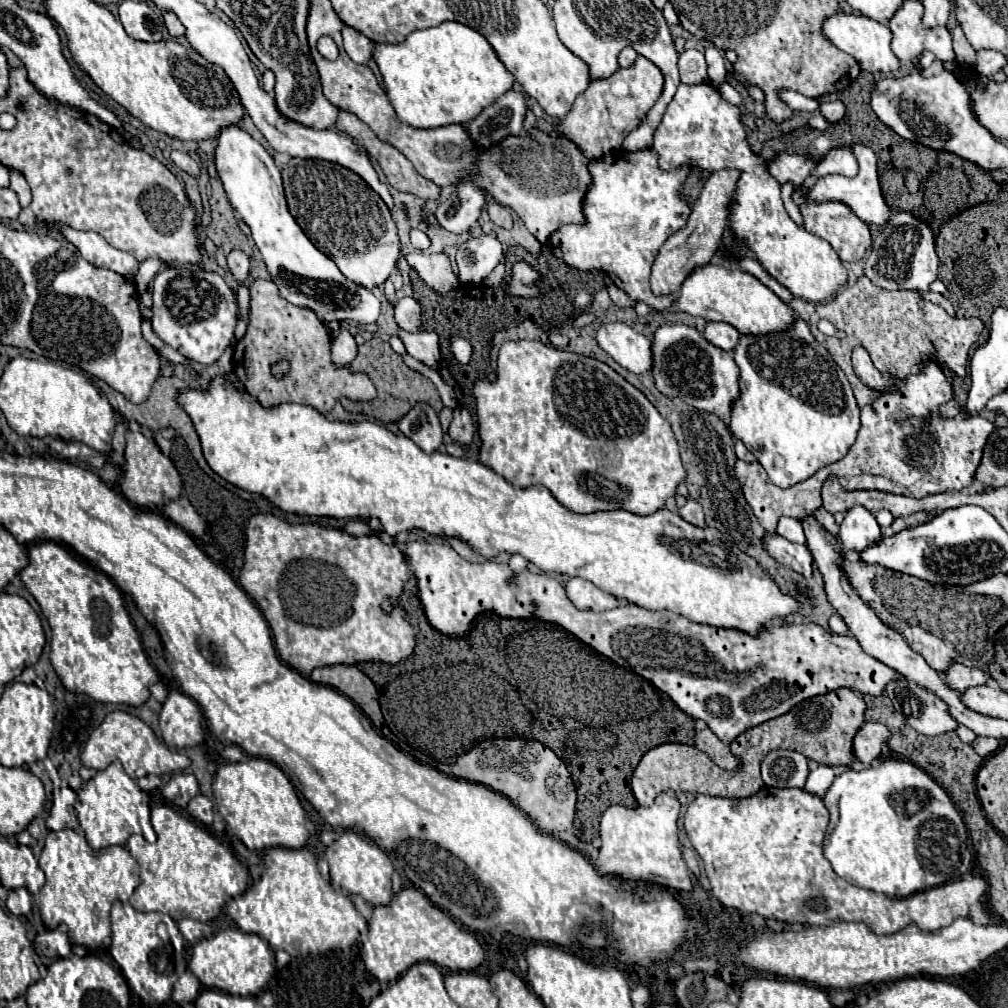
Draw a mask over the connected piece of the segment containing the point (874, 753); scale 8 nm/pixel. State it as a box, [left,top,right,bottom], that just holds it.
[852,722,890,764]

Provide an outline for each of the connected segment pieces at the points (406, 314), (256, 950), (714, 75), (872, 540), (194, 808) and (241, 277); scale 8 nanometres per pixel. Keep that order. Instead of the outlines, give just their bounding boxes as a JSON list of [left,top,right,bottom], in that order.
[[396,298,422,332],[190,928,276,996],[704,46,728,84],[838,506,882,552],[188,794,214,826],[228,248,250,282]]

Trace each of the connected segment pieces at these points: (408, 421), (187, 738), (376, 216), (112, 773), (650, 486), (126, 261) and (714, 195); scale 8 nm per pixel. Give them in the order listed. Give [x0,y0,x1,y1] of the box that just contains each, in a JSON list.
[[398,402,442,452],[160,692,202,748],[282,158,400,288],[74,762,156,850],[474,340,686,514],[62,228,138,280],[652,170,738,296]]

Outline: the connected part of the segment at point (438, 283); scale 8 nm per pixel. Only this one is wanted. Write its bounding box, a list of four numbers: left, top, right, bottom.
[406,252,460,294]

